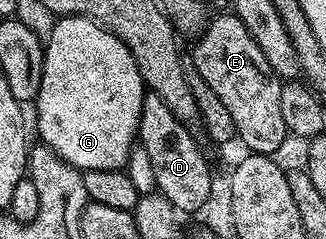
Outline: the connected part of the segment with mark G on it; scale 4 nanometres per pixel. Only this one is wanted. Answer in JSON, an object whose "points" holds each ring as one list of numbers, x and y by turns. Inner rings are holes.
{"points":[[60,16,59,21,51,29,51,34,45,37,43,47,43,70,41,71,41,91,35,96,33,108,35,108,35,121,39,124,38,137,44,144,50,146,55,153,61,155,63,159,69,162,74,169,86,171,89,169,123,169,126,161,131,157,131,148,136,148,137,134,139,132,139,120,141,119,141,107,145,96,145,86,143,84,143,76,137,67,137,63,133,59,133,55,129,51,129,47,125,47,125,43,121,43,121,39,117,39,117,35,113,35,103,26,98,25,89,17,65,17]]}

